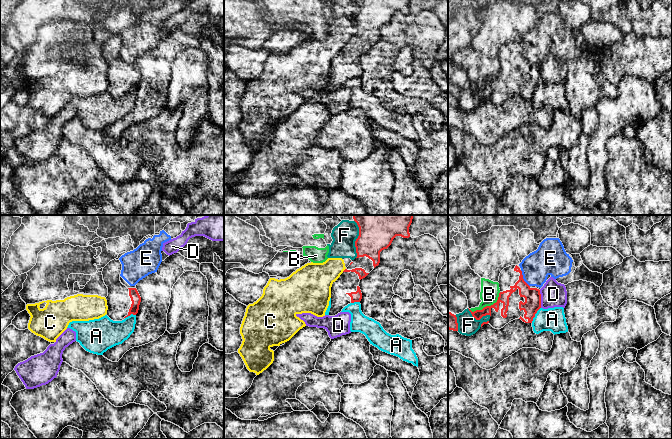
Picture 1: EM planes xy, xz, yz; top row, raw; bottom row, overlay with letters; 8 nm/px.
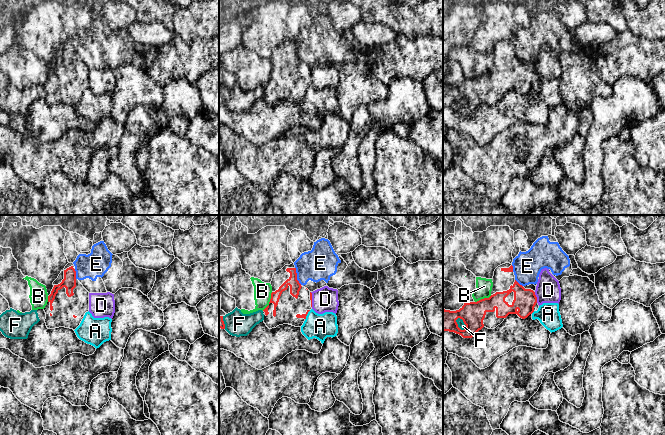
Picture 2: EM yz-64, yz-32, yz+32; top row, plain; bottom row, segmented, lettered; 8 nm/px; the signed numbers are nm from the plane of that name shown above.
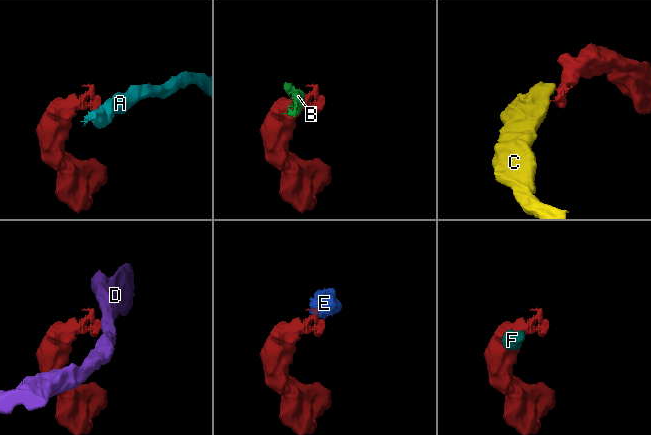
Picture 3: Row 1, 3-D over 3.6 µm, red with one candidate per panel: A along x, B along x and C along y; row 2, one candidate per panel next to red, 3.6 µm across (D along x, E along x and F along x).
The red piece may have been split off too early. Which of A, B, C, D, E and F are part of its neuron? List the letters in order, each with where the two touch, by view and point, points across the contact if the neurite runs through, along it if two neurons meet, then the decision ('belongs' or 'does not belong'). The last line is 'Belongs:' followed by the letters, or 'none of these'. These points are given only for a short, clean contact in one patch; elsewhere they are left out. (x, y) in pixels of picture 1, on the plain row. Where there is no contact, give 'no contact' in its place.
A: yz (534, 91) | along yz (540, 83), (531, 98) | does not belong
B: yz (487, 82) | along yz (500, 68), (497, 76), (492, 80), (473, 87), (469, 85) | does not belong
C: xz (344, 46) | along xz (345, 44), (342, 47) | does not belong
D: yz (540, 75) | does not belong
E: yz (522, 54) | along yz (520, 46), (523, 56), (529, 62) | does not belong
F: xz (355, 17) | along xz (357, 0), (358, 13), (355, 17), (355, 33) | does not belong
Belongs: none of these

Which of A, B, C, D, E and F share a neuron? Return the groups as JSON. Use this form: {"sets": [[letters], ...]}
{"sets": [["A"], ["B"], ["C", "F"], ["D"], ["E"]]}

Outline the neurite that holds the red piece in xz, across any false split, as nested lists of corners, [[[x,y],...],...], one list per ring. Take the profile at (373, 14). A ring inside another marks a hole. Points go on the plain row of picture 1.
[[[357,0],[359,12],[355,17],[357,33],[343,47],[331,63],[331,84],[329,92],[335,92],[350,79],[360,78],[362,69],[359,63],[361,55],[365,54],[380,39],[380,28],[387,25],[396,12],[409,14],[411,0]]]

